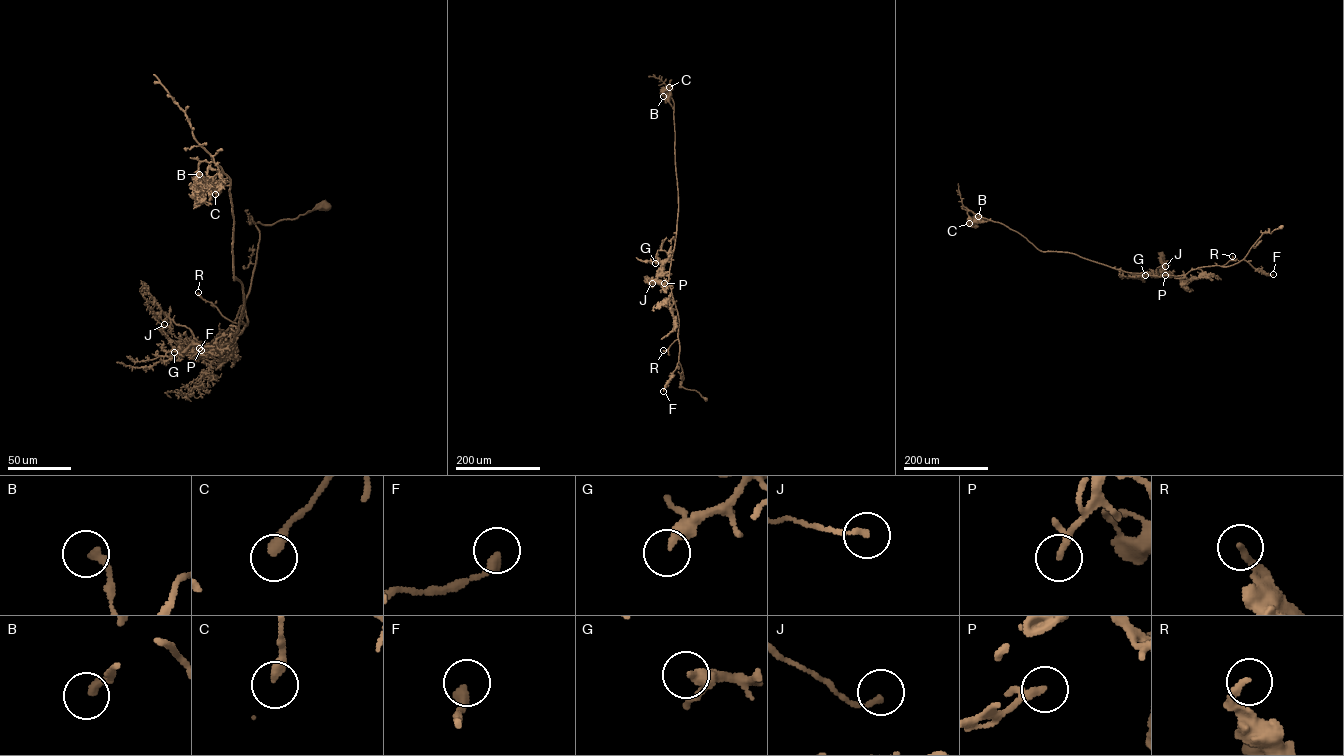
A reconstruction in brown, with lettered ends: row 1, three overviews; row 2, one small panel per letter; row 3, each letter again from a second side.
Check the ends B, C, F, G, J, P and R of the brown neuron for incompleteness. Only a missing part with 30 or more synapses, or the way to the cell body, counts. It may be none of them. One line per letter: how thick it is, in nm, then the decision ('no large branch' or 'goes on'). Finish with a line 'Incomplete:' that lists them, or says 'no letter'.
B: 280 nm | no large branch
C: 340 nm | no large branch
F: 320 nm | no large branch
G: 360 nm | no large branch
J: 180 nm | no large branch
P: 170 nm | no large branch
R: 240 nm | no large branch
Incomplete: no letter

